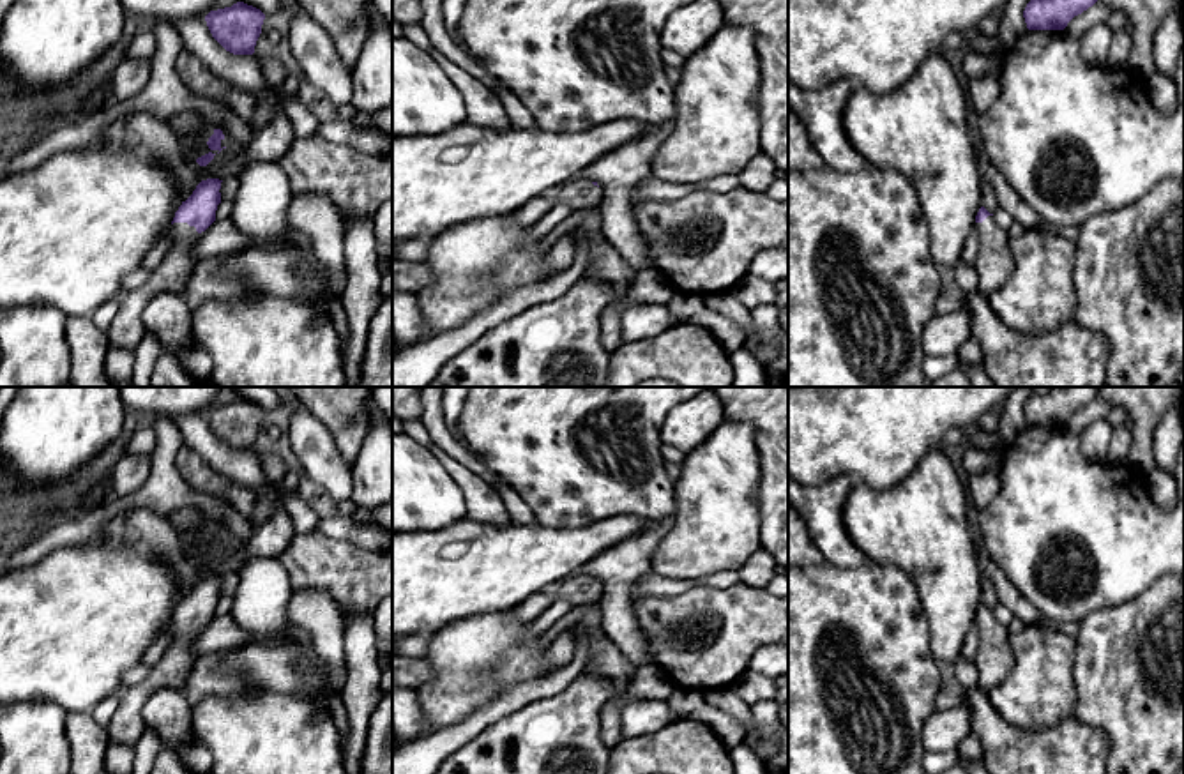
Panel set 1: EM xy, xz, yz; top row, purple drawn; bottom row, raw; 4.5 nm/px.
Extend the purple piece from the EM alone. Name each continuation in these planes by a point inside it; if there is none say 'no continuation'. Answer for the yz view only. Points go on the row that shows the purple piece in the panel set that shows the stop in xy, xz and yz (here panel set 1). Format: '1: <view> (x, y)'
1: yz (994, 264)

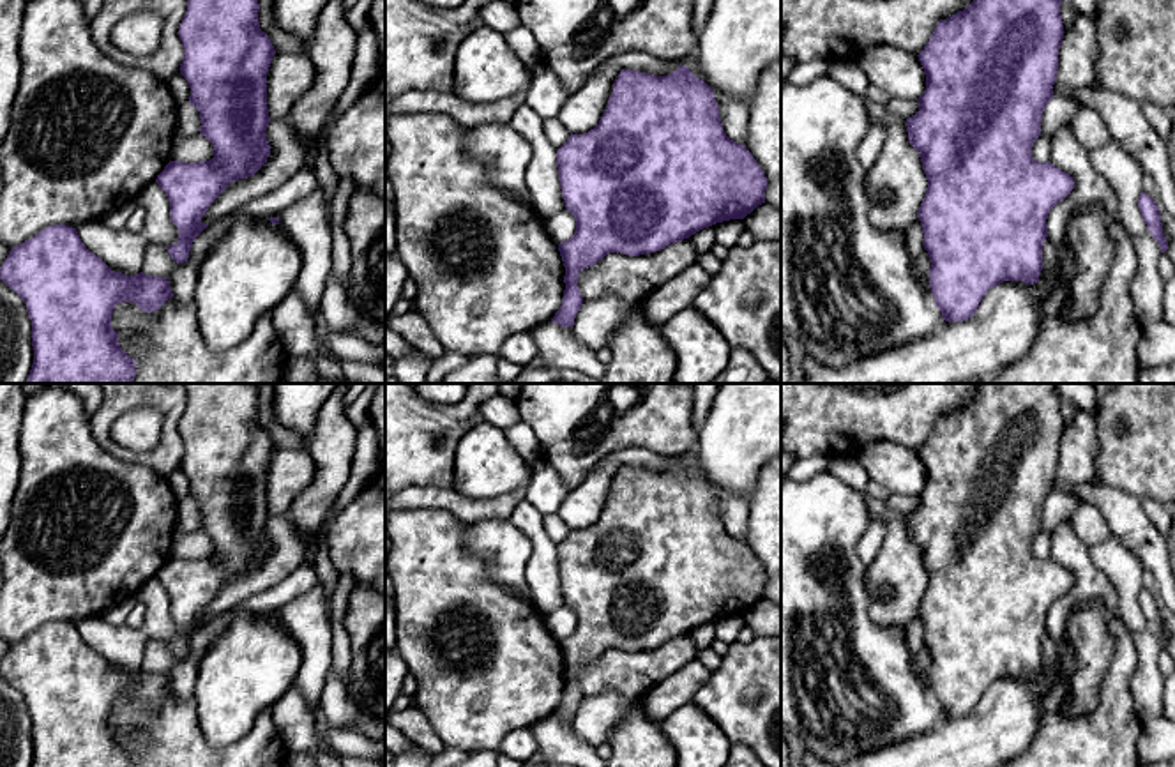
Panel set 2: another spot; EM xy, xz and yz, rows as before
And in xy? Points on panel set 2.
no continuation

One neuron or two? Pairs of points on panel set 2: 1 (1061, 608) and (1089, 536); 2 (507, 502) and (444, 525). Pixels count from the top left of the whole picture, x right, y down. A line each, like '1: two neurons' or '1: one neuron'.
1: two neurons
2: two neurons

